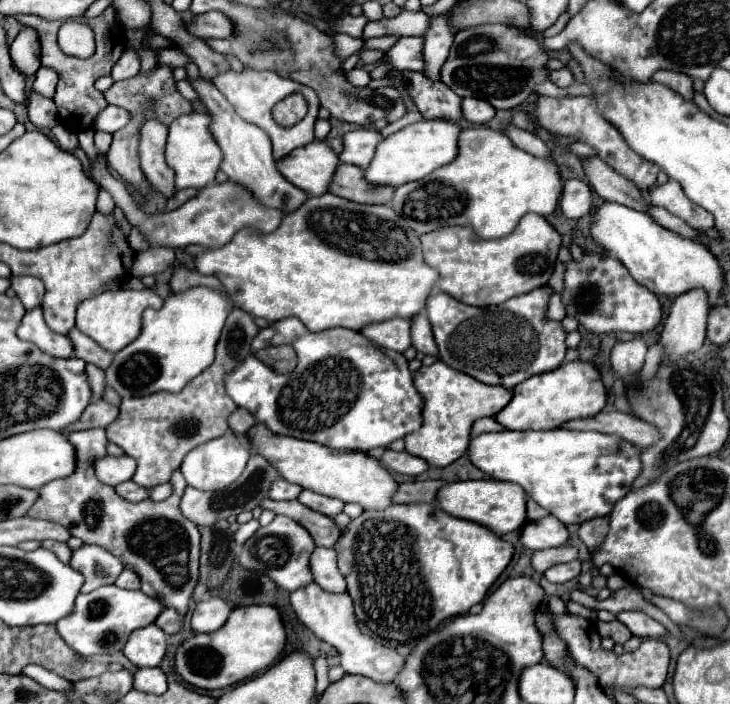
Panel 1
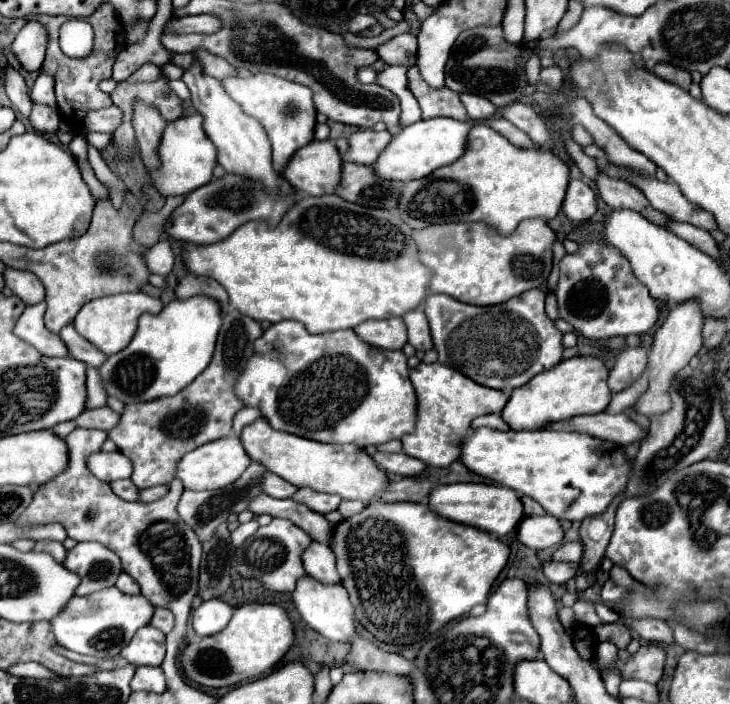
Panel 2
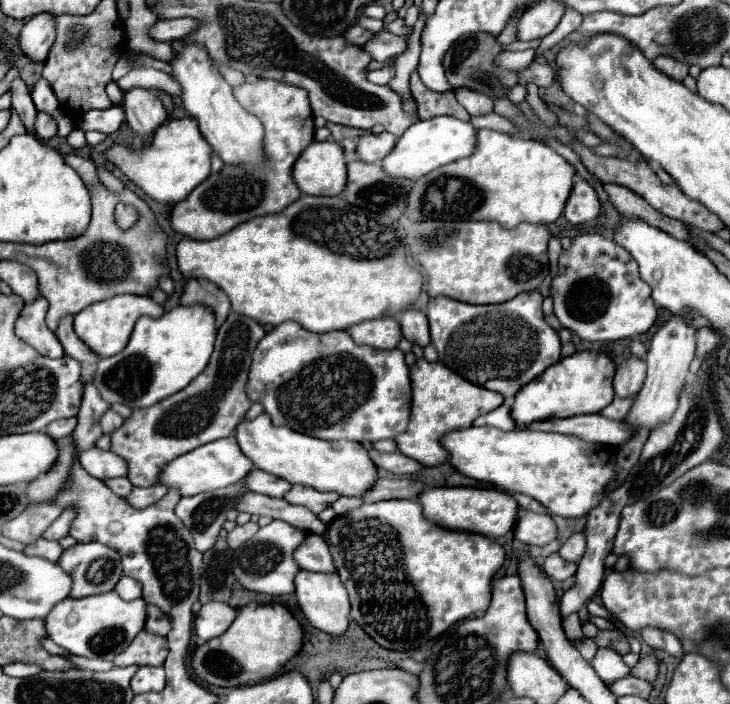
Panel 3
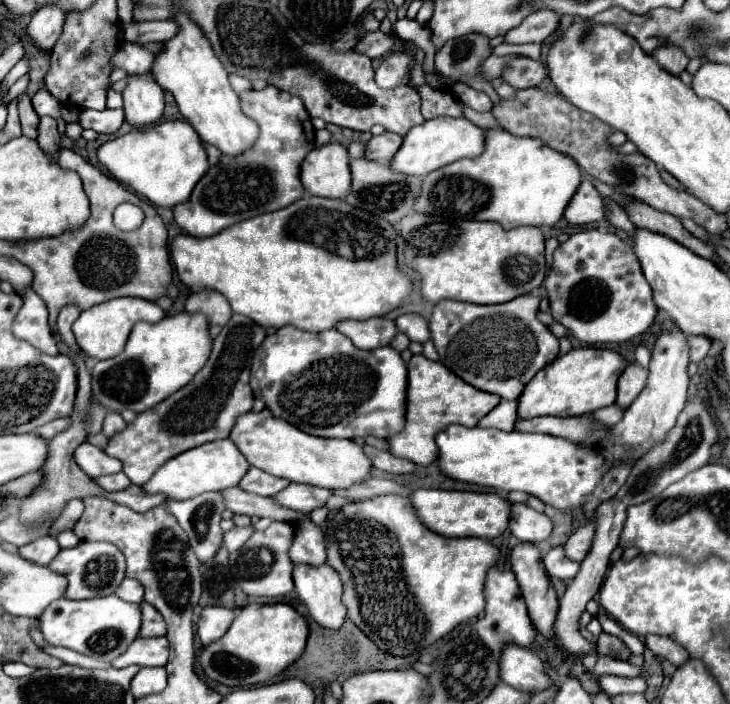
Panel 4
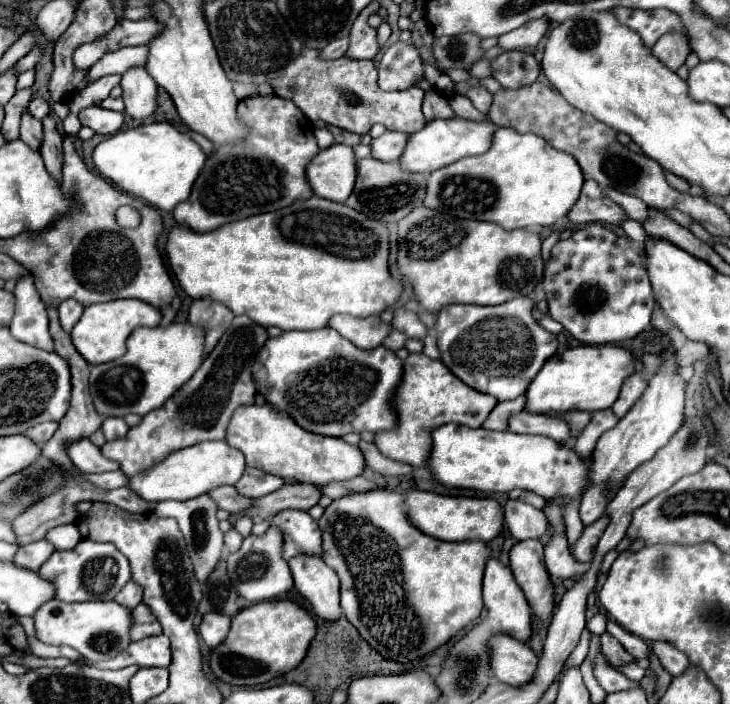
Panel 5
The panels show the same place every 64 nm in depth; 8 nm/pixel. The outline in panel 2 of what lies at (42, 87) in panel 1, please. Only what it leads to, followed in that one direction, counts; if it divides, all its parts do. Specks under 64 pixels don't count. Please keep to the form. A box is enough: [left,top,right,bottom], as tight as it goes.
[32,74,56,108]

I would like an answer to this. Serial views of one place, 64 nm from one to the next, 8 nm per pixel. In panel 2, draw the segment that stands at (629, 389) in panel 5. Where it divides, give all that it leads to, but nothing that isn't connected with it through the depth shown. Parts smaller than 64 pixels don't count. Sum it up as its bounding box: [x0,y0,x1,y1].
[608,346,646,392]

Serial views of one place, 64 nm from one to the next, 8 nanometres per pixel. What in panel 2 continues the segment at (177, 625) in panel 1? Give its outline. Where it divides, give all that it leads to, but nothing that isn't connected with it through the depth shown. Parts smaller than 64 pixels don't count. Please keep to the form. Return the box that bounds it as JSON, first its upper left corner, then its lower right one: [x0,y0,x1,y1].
[150,608,174,634]

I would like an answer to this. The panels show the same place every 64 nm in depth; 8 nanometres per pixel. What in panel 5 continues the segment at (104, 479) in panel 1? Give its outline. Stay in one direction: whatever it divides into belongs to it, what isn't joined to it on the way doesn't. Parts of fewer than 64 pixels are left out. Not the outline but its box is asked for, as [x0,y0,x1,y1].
[66,438,120,472]

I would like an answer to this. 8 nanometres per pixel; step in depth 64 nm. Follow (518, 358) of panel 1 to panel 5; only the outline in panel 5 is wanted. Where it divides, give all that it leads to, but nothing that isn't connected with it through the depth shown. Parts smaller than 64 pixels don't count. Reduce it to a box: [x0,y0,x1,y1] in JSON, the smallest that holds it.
[436,296,556,402]

